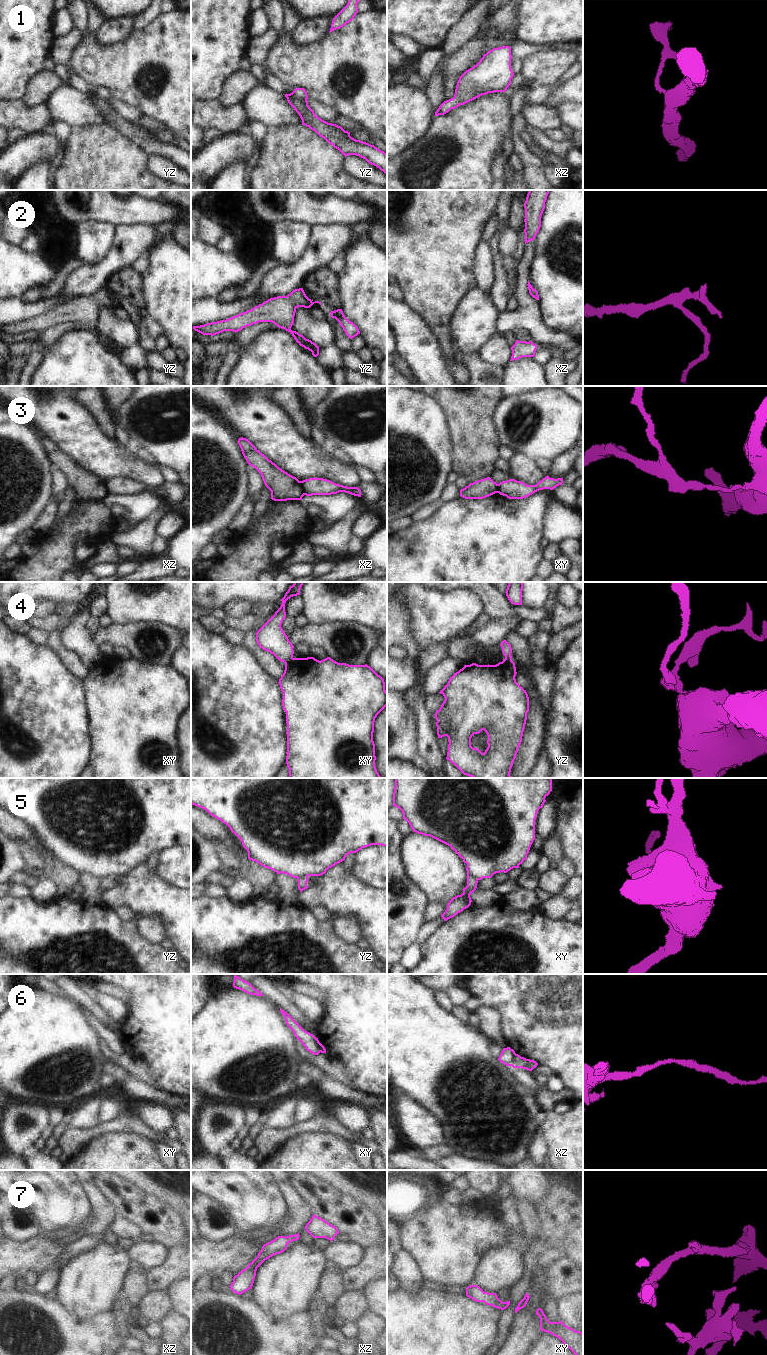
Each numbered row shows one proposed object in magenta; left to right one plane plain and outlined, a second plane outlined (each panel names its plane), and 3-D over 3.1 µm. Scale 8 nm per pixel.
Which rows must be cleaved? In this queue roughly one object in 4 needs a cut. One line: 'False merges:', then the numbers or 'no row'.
False merges: 3, 4, 5, 6.

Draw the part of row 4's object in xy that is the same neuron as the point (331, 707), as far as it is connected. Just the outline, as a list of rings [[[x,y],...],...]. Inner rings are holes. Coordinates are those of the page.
[[[314,657],[293,658],[285,662],[285,670],[279,679],[279,685],[283,692],[282,706],[286,712],[287,723],[287,756],[286,764],[289,769],[289,778],[382,778],[375,766],[375,744],[373,741],[374,722],[377,715],[387,706],[387,691],[384,679],[370,666],[349,665],[338,663],[327,657],[321,661]]]

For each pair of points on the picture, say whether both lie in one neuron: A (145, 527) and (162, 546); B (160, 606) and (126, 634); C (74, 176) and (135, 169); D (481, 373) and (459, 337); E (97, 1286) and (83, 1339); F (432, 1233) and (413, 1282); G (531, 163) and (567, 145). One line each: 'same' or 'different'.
A: different
B: different
C: same
D: different
E: different
F: different
G: different

